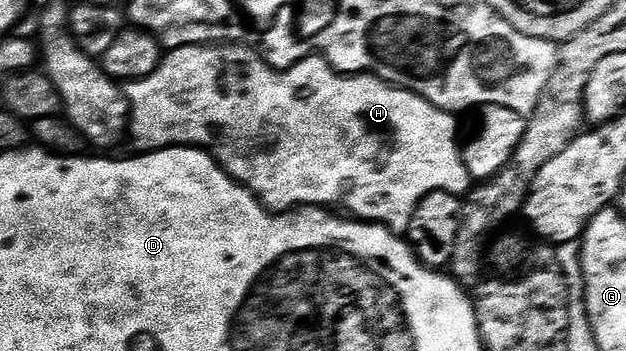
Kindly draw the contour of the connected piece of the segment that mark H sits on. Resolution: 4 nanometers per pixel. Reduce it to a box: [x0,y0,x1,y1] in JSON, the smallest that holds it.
[125,43,473,234]

